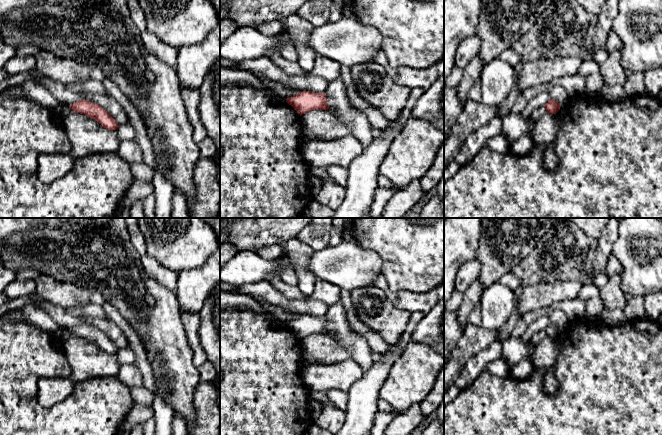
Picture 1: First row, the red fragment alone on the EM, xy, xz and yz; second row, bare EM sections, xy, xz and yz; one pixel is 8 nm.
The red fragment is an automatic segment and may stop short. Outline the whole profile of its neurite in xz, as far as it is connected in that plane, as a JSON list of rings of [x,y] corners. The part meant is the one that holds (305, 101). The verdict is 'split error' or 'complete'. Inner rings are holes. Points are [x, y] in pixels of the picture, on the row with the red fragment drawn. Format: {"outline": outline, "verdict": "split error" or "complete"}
{"outline": [[[302,91],[293,97],[287,98],[286,102],[291,105],[300,116],[312,110],[329,109],[325,92],[315,93],[312,91]]], "verdict": "complete"}

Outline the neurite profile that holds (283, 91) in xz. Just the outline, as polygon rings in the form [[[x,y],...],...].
[[[258,77],[258,78],[267,86],[267,88],[271,89],[273,92],[275,92],[285,100],[299,93],[298,91],[283,86],[280,83],[270,81],[265,77]]]

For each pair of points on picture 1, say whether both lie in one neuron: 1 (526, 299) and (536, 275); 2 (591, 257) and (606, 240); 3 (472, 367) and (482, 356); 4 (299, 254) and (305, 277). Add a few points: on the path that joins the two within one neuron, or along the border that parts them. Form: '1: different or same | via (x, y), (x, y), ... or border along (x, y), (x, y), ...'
1: different | border along (555, 281), (532, 284), (525, 287)
2: different | border along (596, 239), (600, 248), (607, 255)
3: same | via (475, 366), (481, 359)
4: same | via (300, 260), (302, 271)

